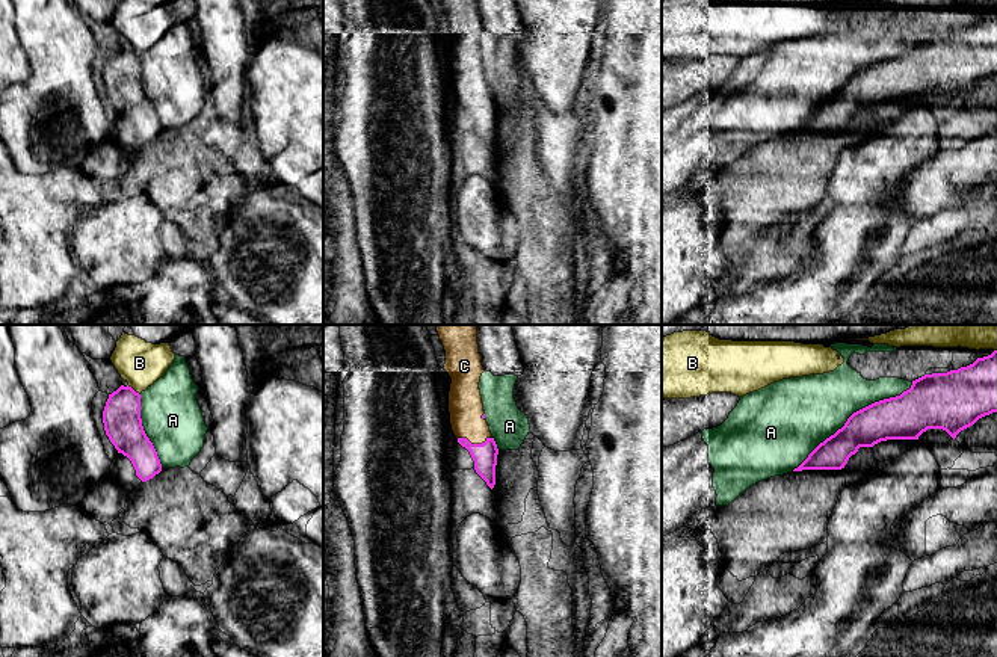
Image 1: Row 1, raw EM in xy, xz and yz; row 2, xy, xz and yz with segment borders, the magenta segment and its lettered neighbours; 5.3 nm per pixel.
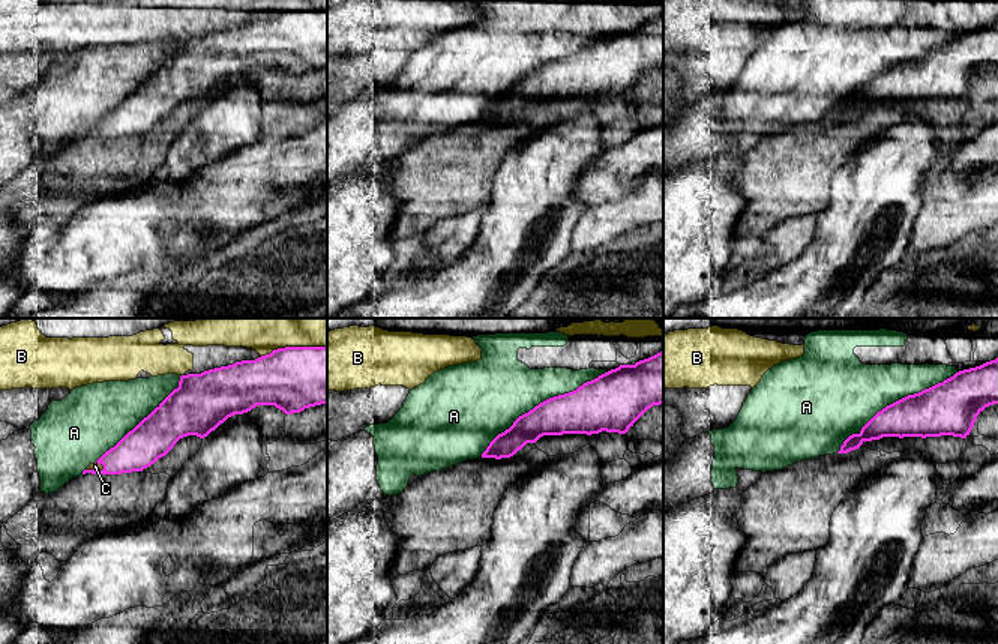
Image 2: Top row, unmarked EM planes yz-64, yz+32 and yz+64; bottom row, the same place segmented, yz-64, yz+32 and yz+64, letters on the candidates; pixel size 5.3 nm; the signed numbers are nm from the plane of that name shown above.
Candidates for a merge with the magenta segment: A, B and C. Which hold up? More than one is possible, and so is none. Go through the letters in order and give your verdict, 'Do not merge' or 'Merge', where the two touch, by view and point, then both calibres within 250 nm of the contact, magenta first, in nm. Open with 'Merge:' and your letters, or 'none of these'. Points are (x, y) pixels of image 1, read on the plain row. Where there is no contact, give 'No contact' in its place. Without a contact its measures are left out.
Merge: C
A: Do not merge. Touches magenta at yz (852, 76). Thickness 220 nm (magenta) against 360 nm
B: Do not merge. Touches magenta at xy (132, 50). Thickness 200 nm (magenta) against 240 nm
C: Merge. Touches magenta at xz (475, 106). Thickness 130 nm (magenta) against 180 nm

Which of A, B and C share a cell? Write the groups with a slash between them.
A / B / C

